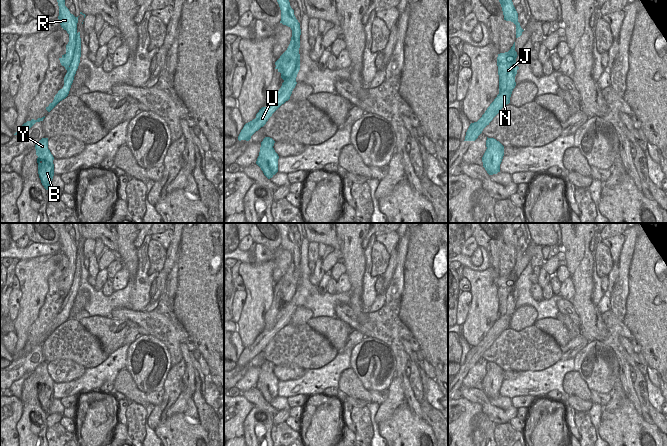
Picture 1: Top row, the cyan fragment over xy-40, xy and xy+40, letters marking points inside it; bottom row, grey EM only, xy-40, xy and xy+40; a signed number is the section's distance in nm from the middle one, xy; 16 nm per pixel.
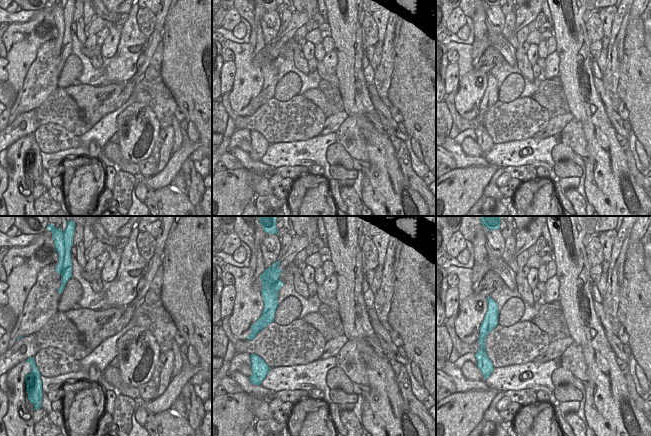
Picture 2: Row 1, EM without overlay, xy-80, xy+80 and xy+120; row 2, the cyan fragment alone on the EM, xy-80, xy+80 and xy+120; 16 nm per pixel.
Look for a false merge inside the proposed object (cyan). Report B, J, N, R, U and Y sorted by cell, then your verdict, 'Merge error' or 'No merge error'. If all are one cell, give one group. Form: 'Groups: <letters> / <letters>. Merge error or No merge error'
Groups: B J R Y / N U. Merge error.

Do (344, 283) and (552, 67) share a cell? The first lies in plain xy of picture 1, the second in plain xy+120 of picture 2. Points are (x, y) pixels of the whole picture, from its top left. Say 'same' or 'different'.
same

